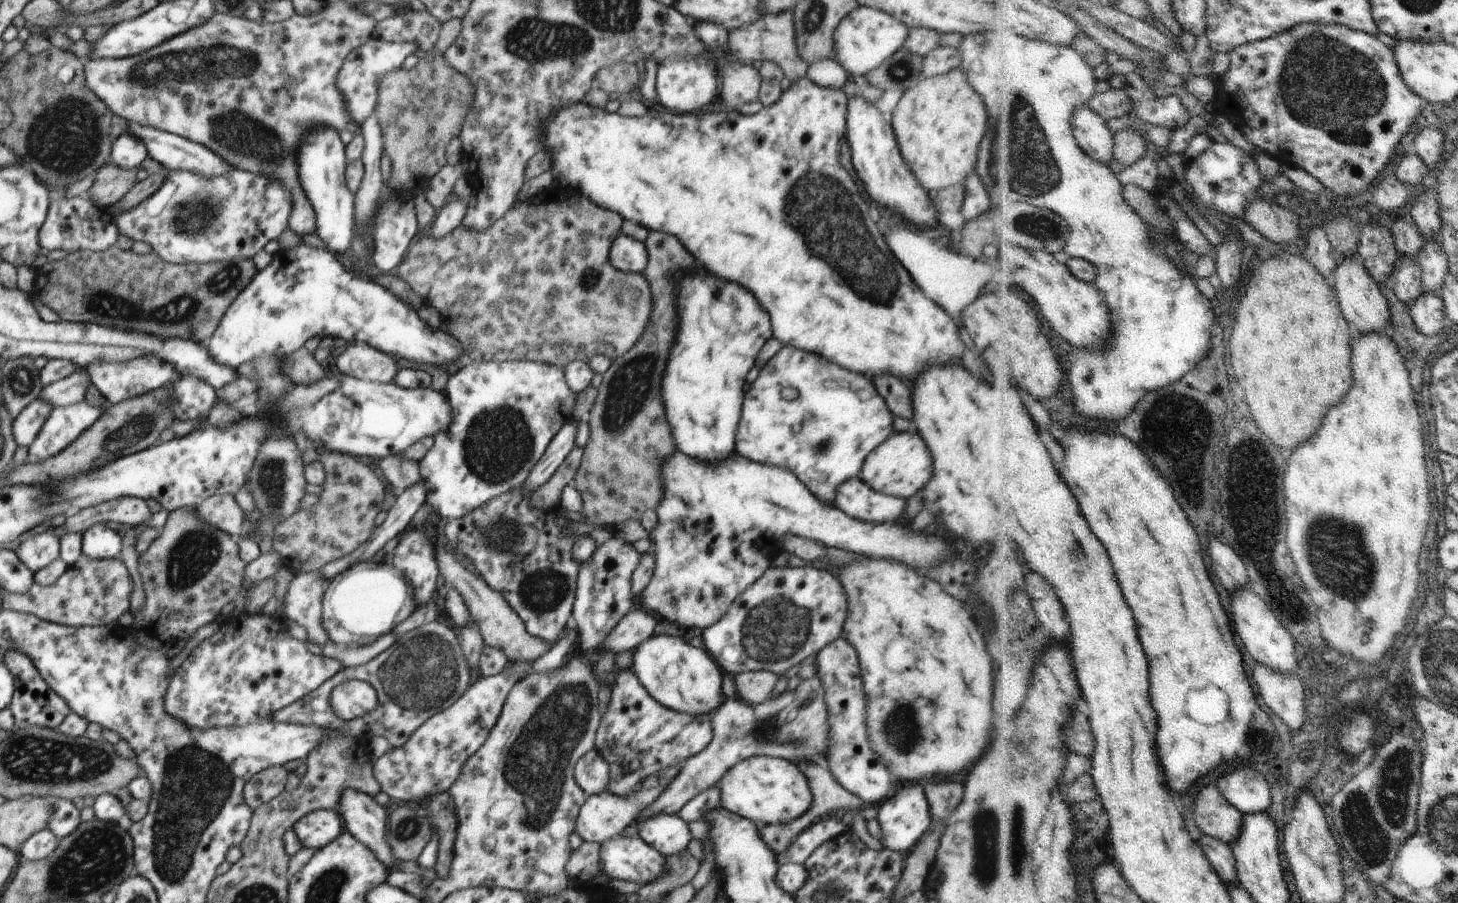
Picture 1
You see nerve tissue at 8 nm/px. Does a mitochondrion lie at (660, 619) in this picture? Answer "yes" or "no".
no

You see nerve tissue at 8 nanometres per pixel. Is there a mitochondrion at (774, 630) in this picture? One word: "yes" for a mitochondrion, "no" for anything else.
yes

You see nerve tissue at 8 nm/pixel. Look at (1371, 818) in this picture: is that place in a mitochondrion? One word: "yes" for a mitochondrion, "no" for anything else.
yes

